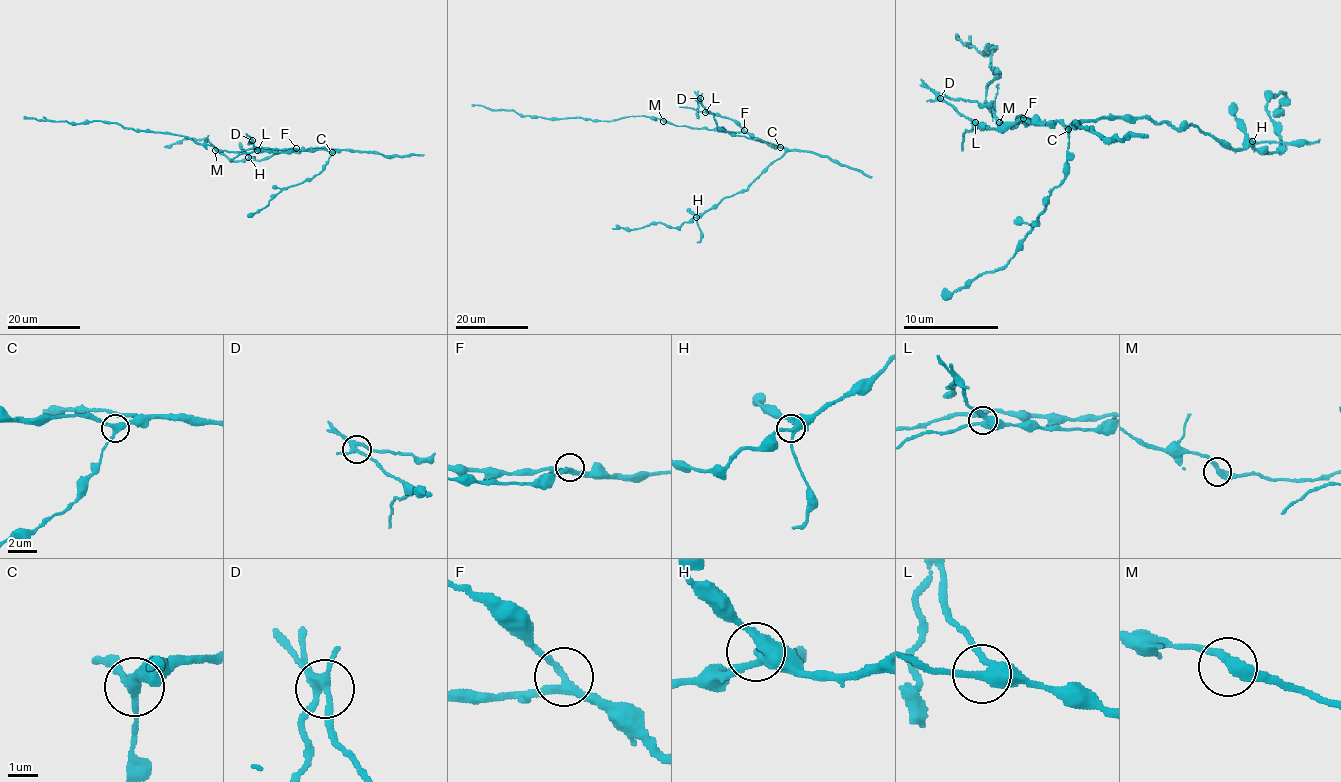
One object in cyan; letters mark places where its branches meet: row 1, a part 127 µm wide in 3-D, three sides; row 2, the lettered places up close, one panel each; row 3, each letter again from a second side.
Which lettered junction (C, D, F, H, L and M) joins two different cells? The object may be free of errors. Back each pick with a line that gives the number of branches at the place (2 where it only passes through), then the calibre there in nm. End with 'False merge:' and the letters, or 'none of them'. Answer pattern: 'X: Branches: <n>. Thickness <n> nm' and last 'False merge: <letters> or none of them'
D: Branches: 4. Thickness 300 nm
False merge: D

